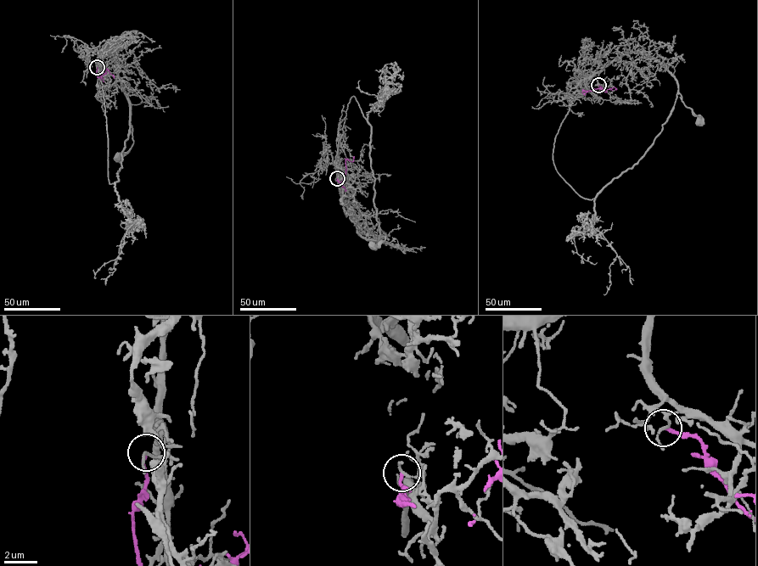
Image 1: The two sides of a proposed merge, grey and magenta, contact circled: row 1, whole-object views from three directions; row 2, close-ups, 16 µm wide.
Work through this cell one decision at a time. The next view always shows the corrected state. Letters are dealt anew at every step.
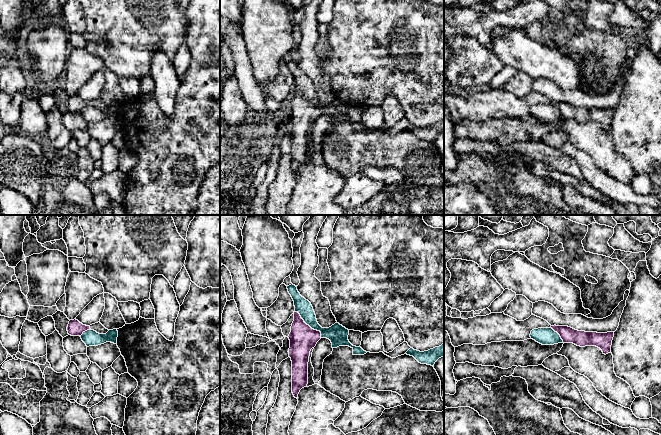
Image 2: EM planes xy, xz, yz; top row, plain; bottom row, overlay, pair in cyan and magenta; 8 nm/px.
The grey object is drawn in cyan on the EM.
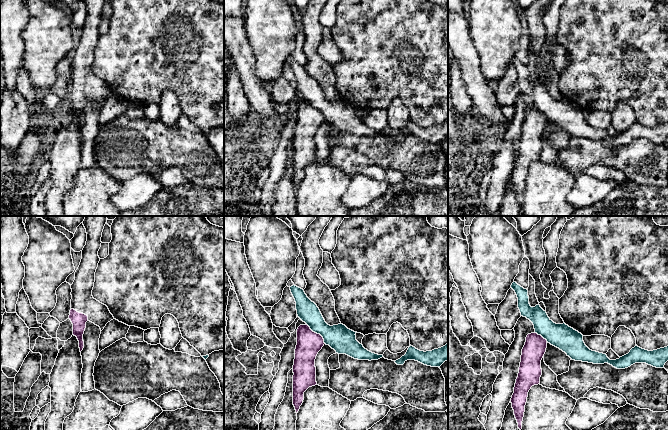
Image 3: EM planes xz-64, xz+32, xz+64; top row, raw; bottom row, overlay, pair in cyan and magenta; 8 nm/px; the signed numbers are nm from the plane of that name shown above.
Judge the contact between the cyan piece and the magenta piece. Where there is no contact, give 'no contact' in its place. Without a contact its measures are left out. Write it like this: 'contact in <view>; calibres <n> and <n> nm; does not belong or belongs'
contact in xz; calibres 160 and 220 nm; does not belong

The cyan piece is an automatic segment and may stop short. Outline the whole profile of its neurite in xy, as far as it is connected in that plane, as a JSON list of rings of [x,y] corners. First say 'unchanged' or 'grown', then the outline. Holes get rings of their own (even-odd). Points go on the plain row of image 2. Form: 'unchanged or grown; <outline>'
unchanged; [[[113,105],[106,110],[99,110],[94,106],[87,106],[80,113],[87,123],[98,122],[106,118],[117,120],[118,107]]]

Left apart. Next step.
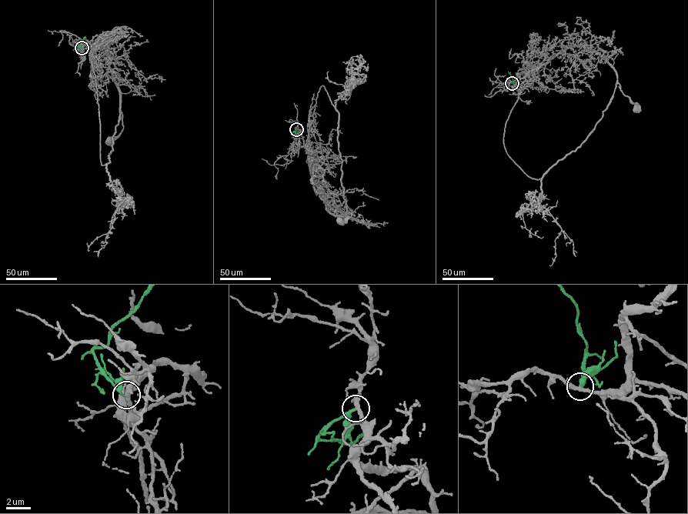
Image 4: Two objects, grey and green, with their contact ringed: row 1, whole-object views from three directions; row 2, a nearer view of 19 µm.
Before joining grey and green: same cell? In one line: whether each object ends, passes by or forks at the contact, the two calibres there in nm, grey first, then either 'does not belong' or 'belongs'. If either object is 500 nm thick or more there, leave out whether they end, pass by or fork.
grey forks | green ends | 280/320 nm | does not belong

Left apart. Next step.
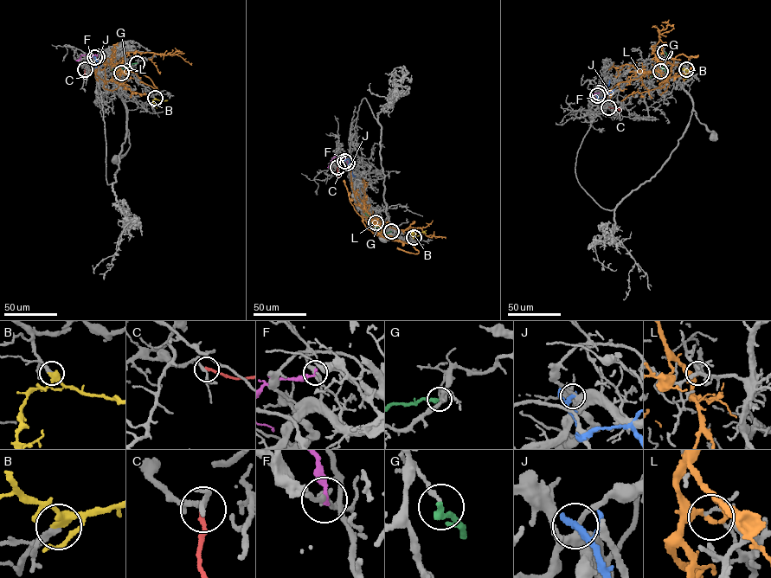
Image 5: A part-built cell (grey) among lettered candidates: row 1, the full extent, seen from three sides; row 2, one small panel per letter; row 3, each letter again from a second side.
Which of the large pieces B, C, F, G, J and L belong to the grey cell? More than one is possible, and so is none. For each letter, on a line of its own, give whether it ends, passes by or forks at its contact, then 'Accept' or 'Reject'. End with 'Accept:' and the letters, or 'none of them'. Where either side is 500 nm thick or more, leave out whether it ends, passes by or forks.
B: It passes by. Accept
C: It ends there. Reject
F: It ends there. Reject
G: It ends there. Reject
J: It ends there. Reject
L: It passes by. Reject
Accept: B

